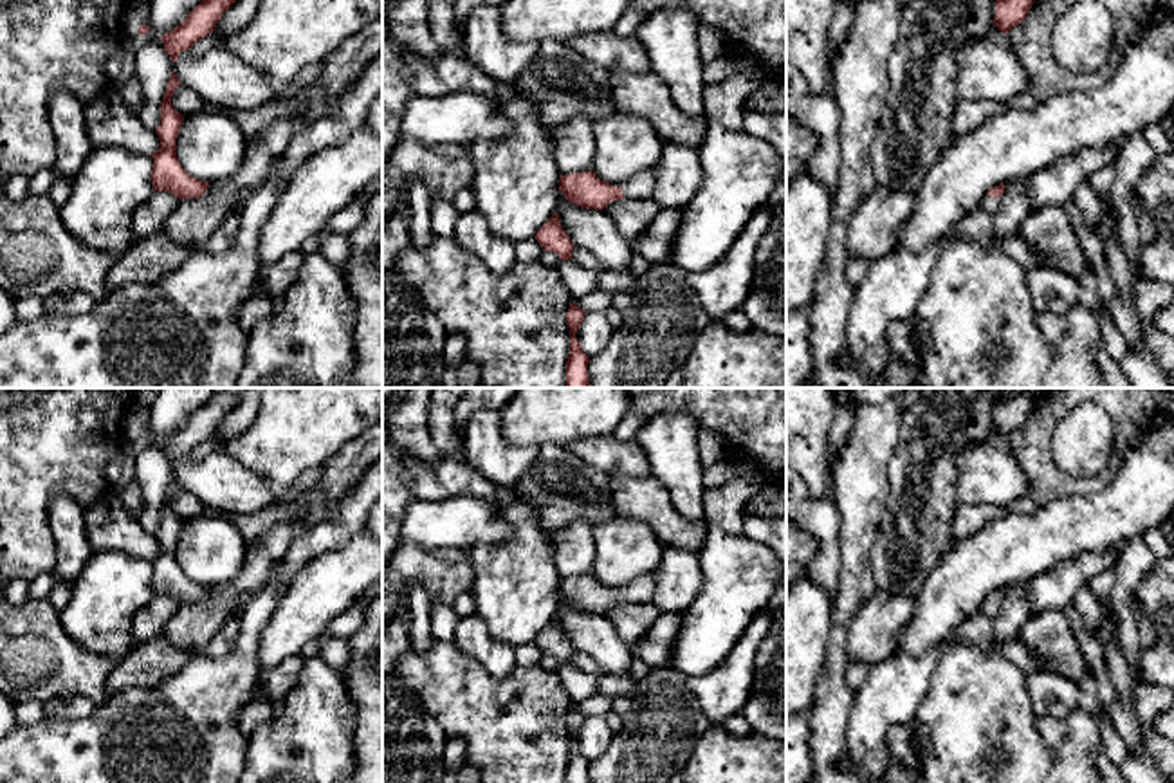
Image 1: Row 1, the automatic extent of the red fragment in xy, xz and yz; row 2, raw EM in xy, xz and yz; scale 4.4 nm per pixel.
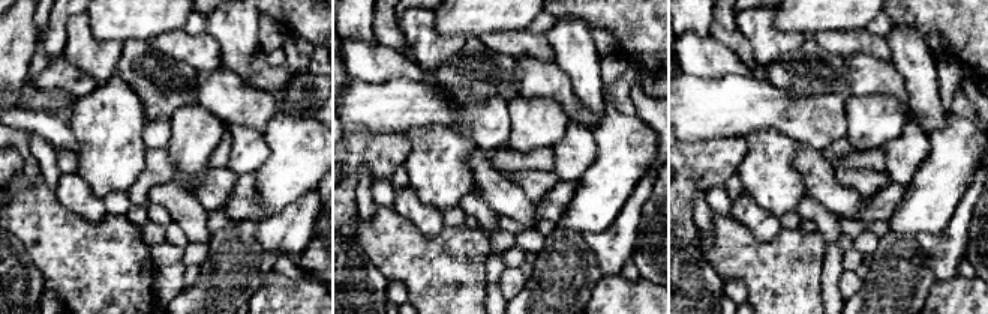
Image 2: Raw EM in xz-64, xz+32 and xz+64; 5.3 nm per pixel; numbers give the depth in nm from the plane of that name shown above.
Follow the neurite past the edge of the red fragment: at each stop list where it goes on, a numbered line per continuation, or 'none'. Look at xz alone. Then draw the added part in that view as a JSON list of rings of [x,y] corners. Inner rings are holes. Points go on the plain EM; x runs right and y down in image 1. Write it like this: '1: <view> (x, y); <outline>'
1: xz (639, 590); [[[655,572],[633,579],[620,590],[624,603],[646,604],[651,603],[655,592]]]

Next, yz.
1: yz (989, 608); [[[983,601],[979,612],[983,612],[986,617],[994,619],[1001,610],[1001,601],[992,603],[992,601]]]

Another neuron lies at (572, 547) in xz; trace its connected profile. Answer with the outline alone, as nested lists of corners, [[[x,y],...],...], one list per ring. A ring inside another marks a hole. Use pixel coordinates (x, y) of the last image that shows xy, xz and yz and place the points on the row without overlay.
[[[575,520],[564,529],[550,530],[552,557],[561,579],[590,576],[595,563],[592,527]]]

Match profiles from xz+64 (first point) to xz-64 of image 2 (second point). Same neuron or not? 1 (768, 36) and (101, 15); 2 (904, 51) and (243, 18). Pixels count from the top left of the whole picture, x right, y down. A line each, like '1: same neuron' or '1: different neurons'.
1: different neurons
2: same neuron

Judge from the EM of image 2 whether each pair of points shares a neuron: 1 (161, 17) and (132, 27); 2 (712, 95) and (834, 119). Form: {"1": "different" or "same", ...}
{"1": "same", "2": "same"}

